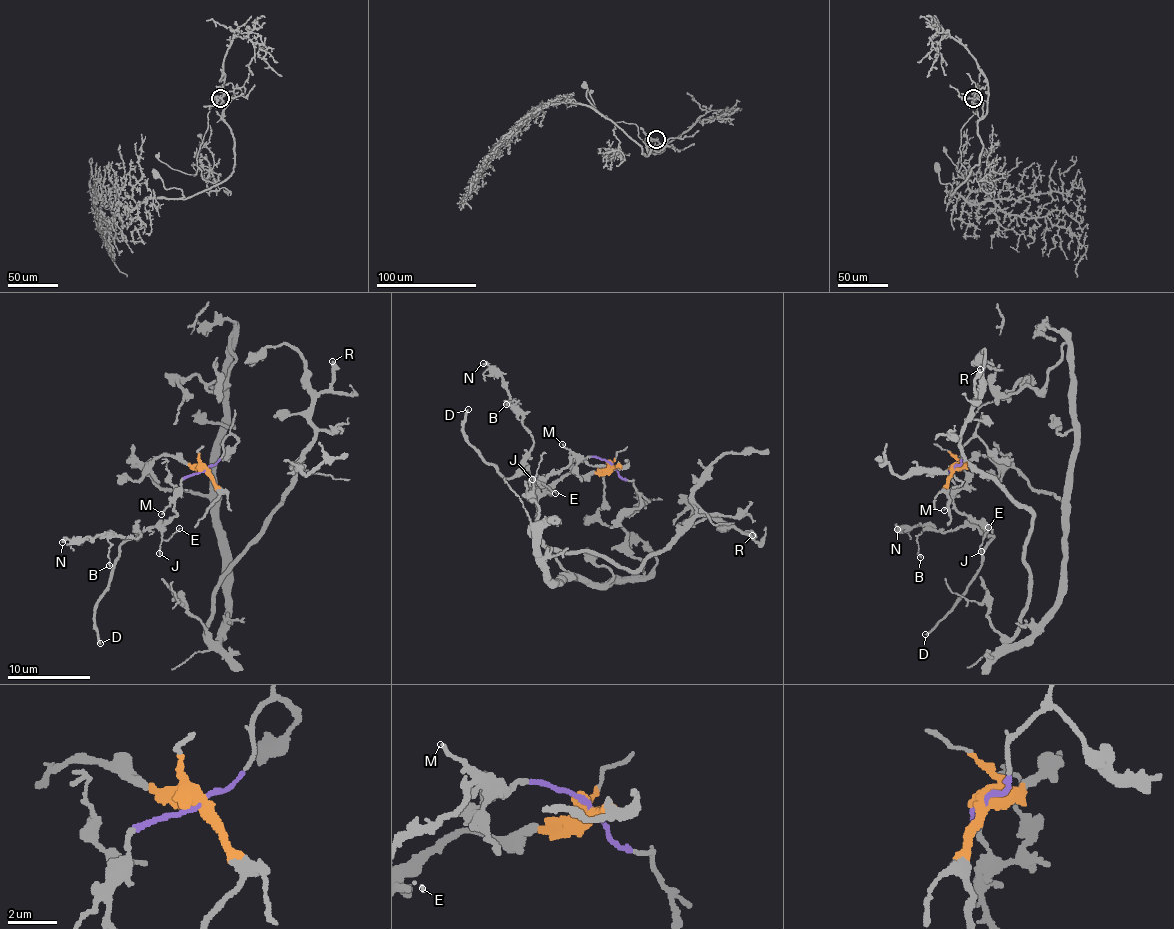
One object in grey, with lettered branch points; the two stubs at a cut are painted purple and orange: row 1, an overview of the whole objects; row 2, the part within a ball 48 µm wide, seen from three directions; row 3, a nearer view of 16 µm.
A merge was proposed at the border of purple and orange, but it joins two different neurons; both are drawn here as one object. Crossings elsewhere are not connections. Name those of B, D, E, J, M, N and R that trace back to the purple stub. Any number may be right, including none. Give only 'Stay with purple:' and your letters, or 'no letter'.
Stay with purple: B, D, E, J, M, N

